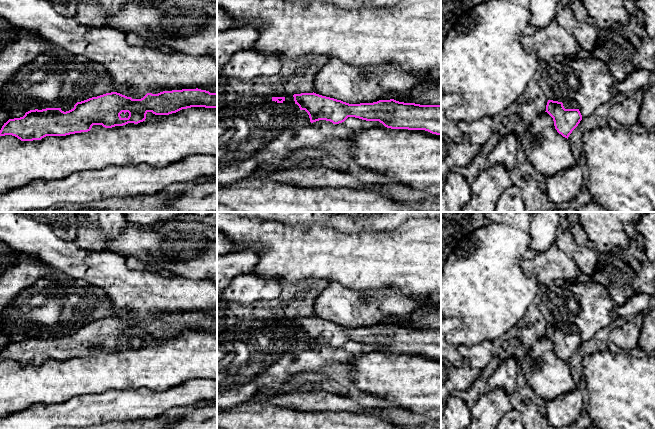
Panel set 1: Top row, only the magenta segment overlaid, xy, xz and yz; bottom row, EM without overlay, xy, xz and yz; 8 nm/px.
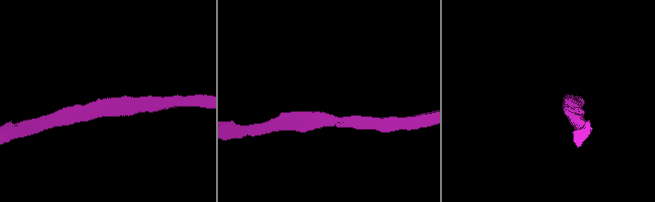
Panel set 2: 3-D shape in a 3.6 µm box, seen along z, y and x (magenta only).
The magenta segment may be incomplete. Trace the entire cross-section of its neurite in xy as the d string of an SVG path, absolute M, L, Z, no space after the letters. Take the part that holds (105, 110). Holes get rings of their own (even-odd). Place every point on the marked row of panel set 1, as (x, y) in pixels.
M196 88L147 93L141 99L132 99L111 92L77 102L66 112L61 108L30 110L23 117L4 123L0 136L12 135L21 141L41 140L46 136L88 132L93 125L112 128L138 124L145 121L148 112L169 115L191 107L217 108L217 93Z

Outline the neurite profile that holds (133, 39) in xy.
M130 32L126 34L127 43L131 46L144 46L144 47L150 47L154 49L159 49L162 52L171 53L174 51L171 47L165 45L164 43L161 43L160 41L157 41L156 39L152 40L145 40L141 36L138 36L135 32Z

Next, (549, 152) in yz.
M547 112L535 117L518 139L531 165L546 178L577 164L568 139L557 132Z

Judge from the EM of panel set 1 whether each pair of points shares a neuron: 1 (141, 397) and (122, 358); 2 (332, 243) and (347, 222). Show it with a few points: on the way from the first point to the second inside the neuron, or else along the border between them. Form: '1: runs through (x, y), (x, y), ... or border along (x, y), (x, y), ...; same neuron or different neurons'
1: border along (113, 389), (151, 388), (159, 391); different neurons
2: border along (326, 222), (336, 230), (345, 233), (365, 231); different neurons

